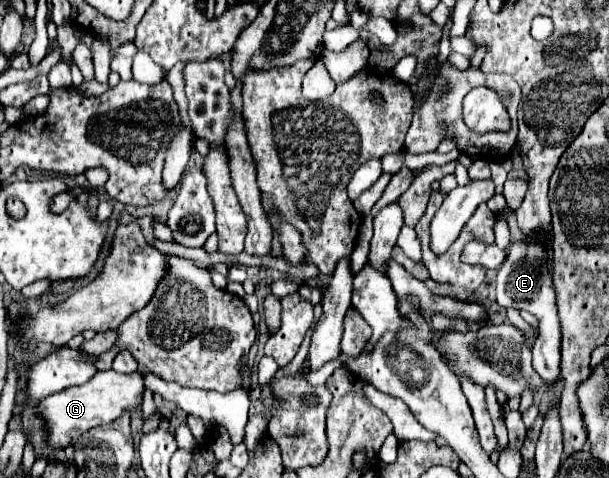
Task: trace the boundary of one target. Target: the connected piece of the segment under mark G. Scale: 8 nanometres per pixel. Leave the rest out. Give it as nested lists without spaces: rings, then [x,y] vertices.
[[[105,370],[105,372],[95,374],[87,384],[65,388],[57,394],[47,396],[39,404],[39,412],[49,424],[49,442],[59,448],[71,446],[89,428],[109,424],[125,412],[129,412],[129,414],[135,412],[143,402],[145,390],[147,390],[147,386],[145,386],[143,372],[137,370],[135,374],[119,374],[115,370]]]

